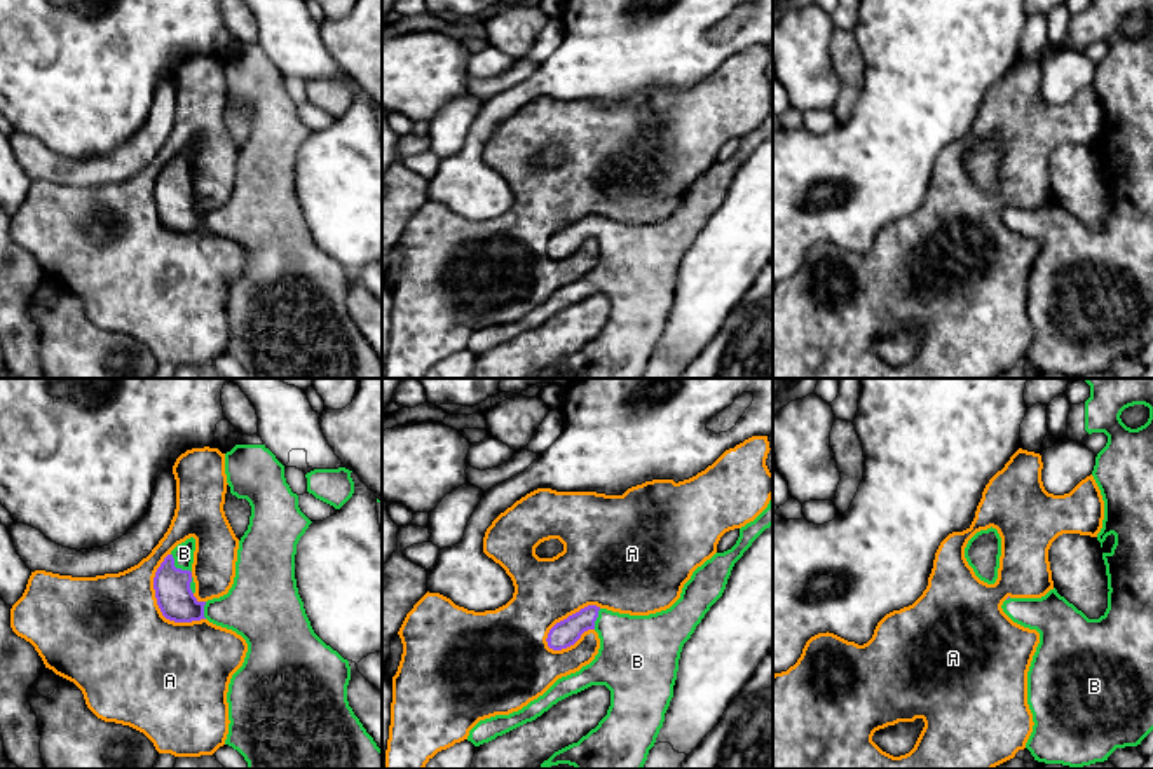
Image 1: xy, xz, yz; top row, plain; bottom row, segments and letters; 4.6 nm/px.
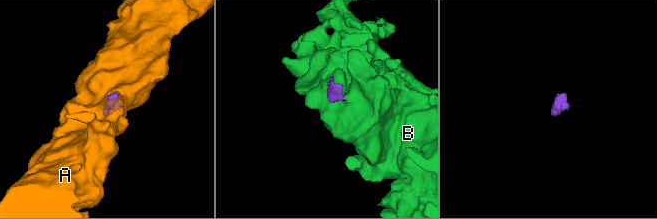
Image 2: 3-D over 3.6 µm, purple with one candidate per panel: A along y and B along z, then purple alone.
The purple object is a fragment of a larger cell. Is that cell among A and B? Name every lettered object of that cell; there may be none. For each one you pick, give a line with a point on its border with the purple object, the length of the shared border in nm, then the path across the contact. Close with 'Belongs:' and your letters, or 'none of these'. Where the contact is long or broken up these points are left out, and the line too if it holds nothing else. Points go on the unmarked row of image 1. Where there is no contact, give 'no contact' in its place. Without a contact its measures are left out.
B: contact xy (175, 176); length 130 nm
Belongs: B

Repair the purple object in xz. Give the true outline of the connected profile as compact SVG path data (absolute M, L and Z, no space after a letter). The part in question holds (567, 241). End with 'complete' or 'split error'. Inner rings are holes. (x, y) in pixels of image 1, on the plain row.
M773 105L768 117L740 138L736 153L715 162L684 194L680 208L649 225L619 223L588 214L556 232L548 256L562 260L595 239L600 258L579 281L558 288L542 305L509 324L480 330L467 345L474 356L488 352L536 330L558 310L591 295L611 300L607 324L583 345L541 373L548 378L569 373L576 378L642 378L654 356L673 307L679 269L710 216L722 206L734 173L773 134Z; split error

